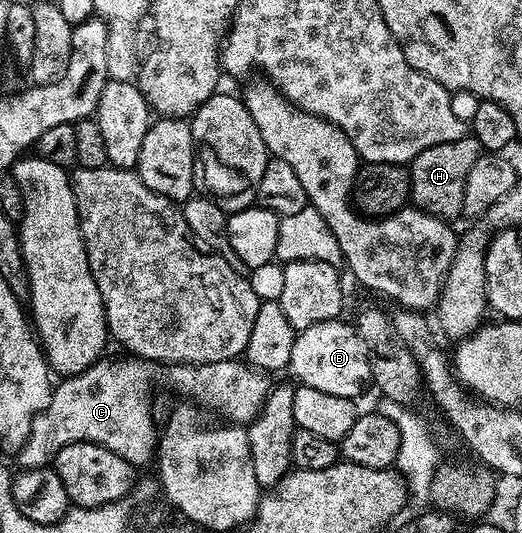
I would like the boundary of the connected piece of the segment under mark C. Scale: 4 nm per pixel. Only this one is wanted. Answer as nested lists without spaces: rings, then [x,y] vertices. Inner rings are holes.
[[[108,357],[100,358],[90,368],[79,375],[68,375],[63,384],[56,386],[51,392],[51,400],[43,411],[35,414],[33,425],[29,429],[29,437],[18,449],[19,467],[24,471],[32,471],[38,467],[54,464],[57,453],[65,445],[74,443],[96,443],[113,453],[117,453],[125,461],[133,465],[152,462],[157,451],[157,423],[151,420],[151,370],[152,364],[138,357],[123,357],[114,363]]]

